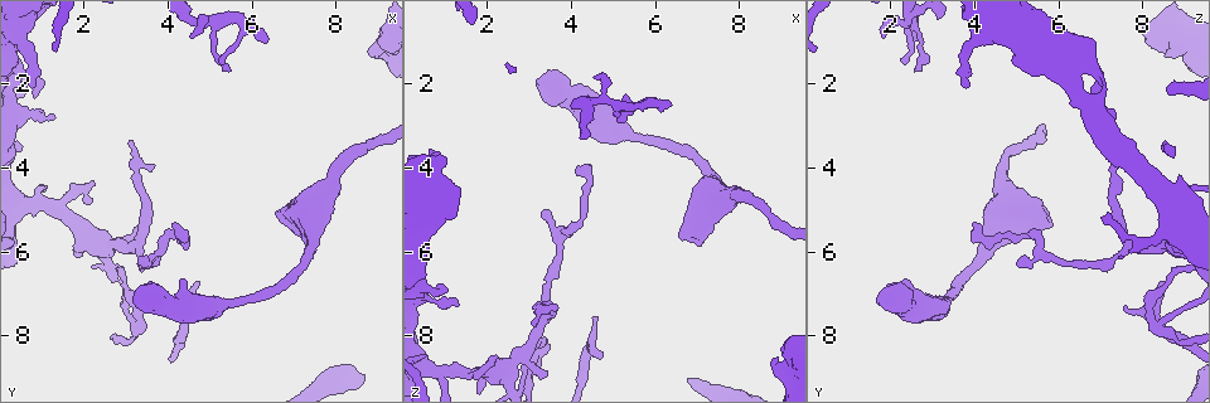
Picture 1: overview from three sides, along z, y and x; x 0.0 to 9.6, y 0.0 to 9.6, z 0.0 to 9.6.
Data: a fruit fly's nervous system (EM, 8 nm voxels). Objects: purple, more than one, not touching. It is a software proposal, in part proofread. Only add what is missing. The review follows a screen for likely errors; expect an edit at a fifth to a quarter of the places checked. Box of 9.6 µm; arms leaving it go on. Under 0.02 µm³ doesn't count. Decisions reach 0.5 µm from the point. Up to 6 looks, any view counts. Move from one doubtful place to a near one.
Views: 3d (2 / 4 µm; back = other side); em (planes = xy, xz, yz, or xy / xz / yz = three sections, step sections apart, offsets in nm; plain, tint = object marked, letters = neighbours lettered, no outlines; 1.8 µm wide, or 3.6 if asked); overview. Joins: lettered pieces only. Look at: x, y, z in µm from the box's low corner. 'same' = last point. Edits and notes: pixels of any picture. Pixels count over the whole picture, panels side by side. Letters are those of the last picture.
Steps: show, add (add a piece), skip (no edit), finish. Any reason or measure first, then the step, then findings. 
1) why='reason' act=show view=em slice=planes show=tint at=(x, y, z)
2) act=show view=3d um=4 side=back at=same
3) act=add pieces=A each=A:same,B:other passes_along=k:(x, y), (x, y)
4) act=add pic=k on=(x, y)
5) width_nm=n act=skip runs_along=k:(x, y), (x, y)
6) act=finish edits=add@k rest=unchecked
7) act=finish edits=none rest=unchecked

why='branch stops here' act=show view=3d um=2 side=back at=(8.90, 1.35, 8.55)

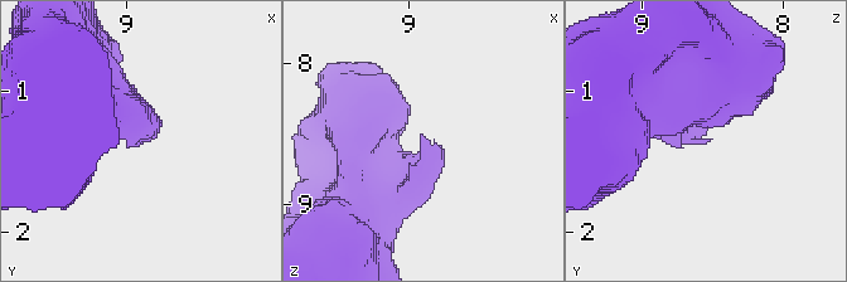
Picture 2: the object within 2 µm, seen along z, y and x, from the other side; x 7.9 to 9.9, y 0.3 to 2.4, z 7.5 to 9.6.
act=show view=em slice=planes show=letters at=(8.88, 1.32, 8.52)

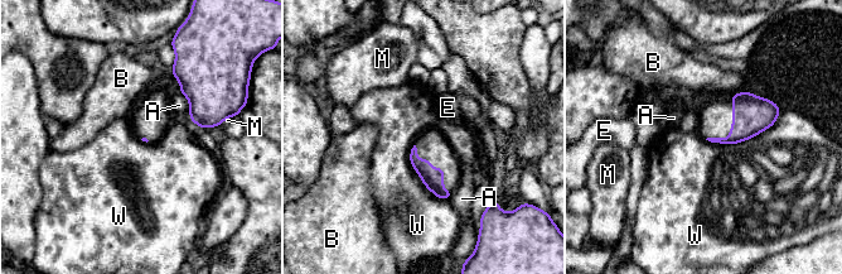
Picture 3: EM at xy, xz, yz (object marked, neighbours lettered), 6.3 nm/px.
act=skip each=A:other,B:other,E:other,M:other,W:other found='no lettered piece goes on from it'

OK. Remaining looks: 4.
why='branch stops here' act=show view=em slice=xz step=8 show=letters at=(3.65, 3.95, 7.25)

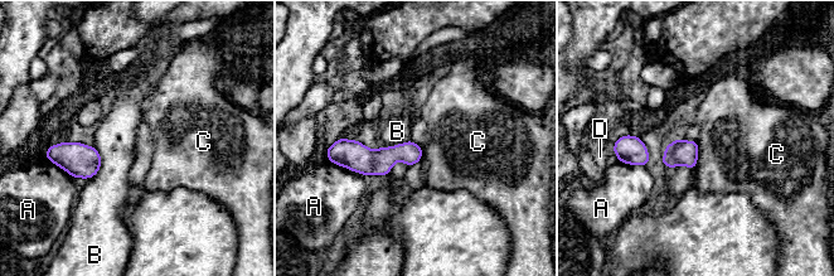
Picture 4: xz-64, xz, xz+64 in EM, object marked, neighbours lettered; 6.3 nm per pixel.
act=show view=em slice=planes show=letters at=same

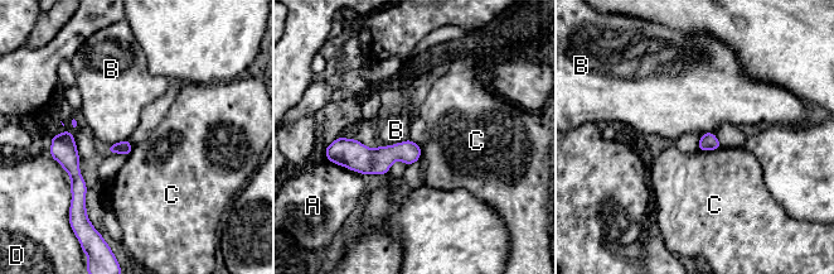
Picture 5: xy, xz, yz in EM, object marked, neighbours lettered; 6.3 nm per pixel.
act=skip each=A:other,B:other,C:other,D:other border=5:(408, 139), (401, 143), (379, 145) found='none of them fits'

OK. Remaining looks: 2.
why='free end' act=show view=em slice=planes show=tint at=(1.30, 2.75, 7.25)

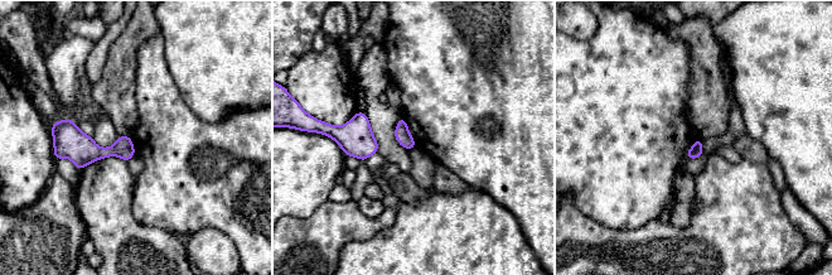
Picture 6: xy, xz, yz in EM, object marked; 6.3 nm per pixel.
act=show view=em slice=planes show=letters at=same

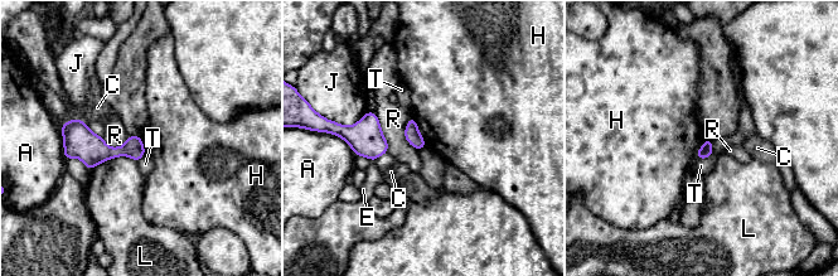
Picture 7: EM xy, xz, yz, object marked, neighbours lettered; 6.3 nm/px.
act=add pieces=T each=A:other,C:other,E:other,H:other,J:other,L:other,R:other,T:same found='it goes on there'

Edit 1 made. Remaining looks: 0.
act=finish edits=add@7 rest=unchecked

